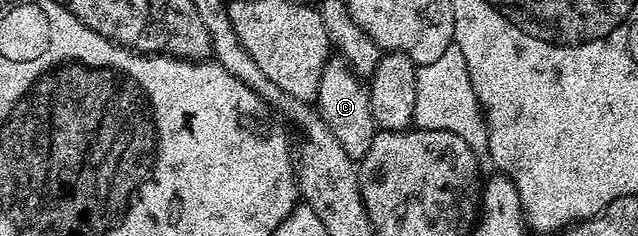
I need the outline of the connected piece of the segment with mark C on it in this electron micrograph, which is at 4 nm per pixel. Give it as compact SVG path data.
M339 56L329 57L326 68L322 68L322 84L318 84L318 96L314 103L326 128L337 137L346 154L359 162L370 150L371 141L378 129L370 112L369 94L365 83L351 70L348 61Z

